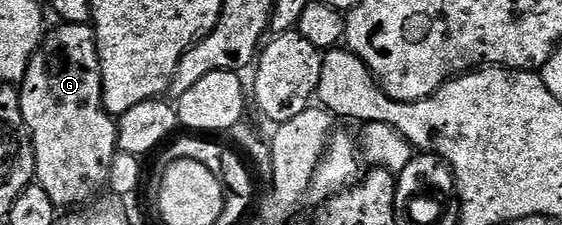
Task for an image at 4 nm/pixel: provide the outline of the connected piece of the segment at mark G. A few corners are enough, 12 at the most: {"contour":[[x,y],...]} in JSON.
{"contour":[[49,29],[18,90],[35,181],[105,193],[118,122],[96,31]]}

